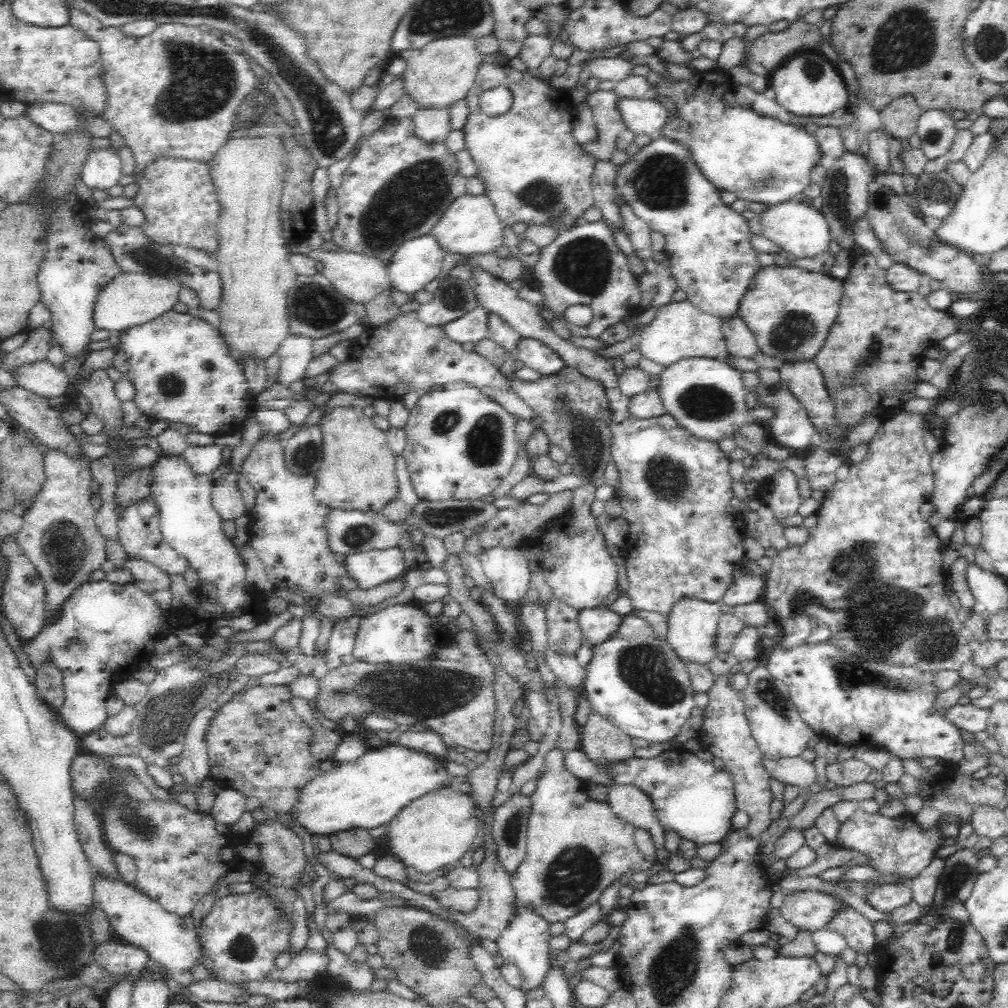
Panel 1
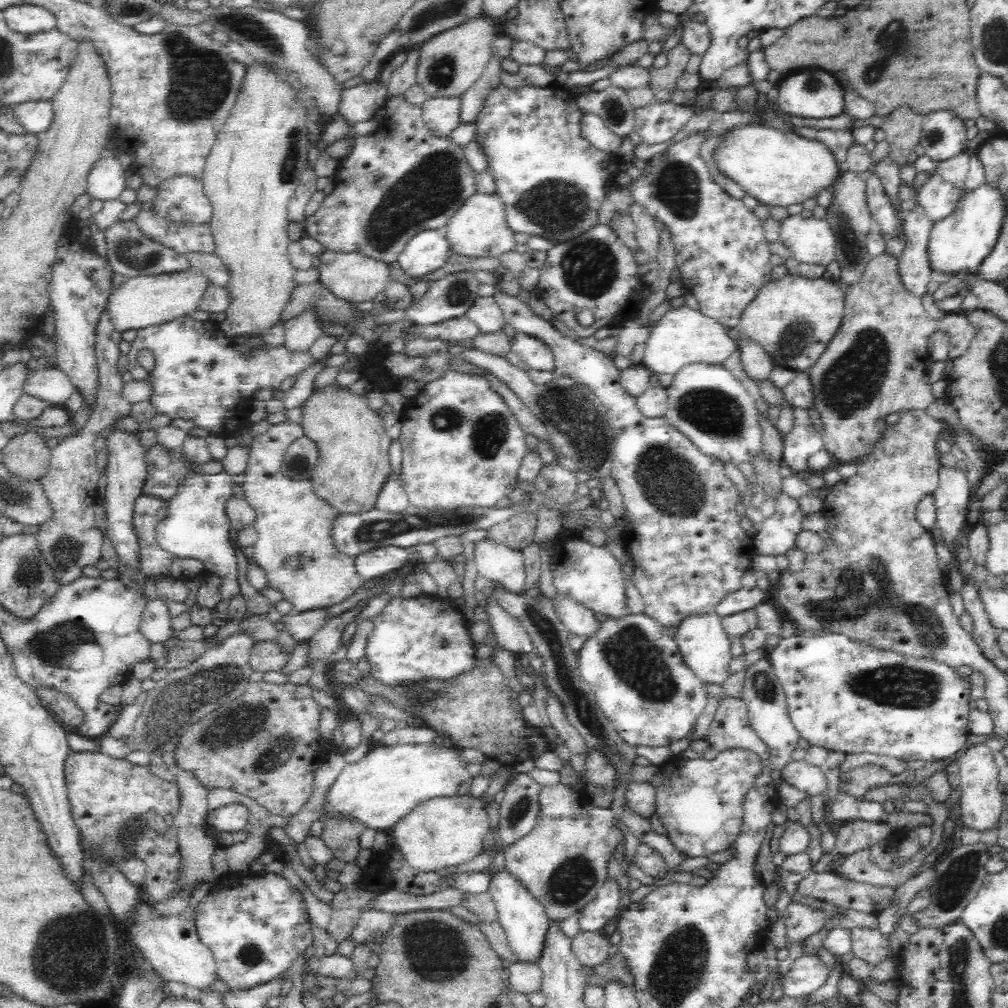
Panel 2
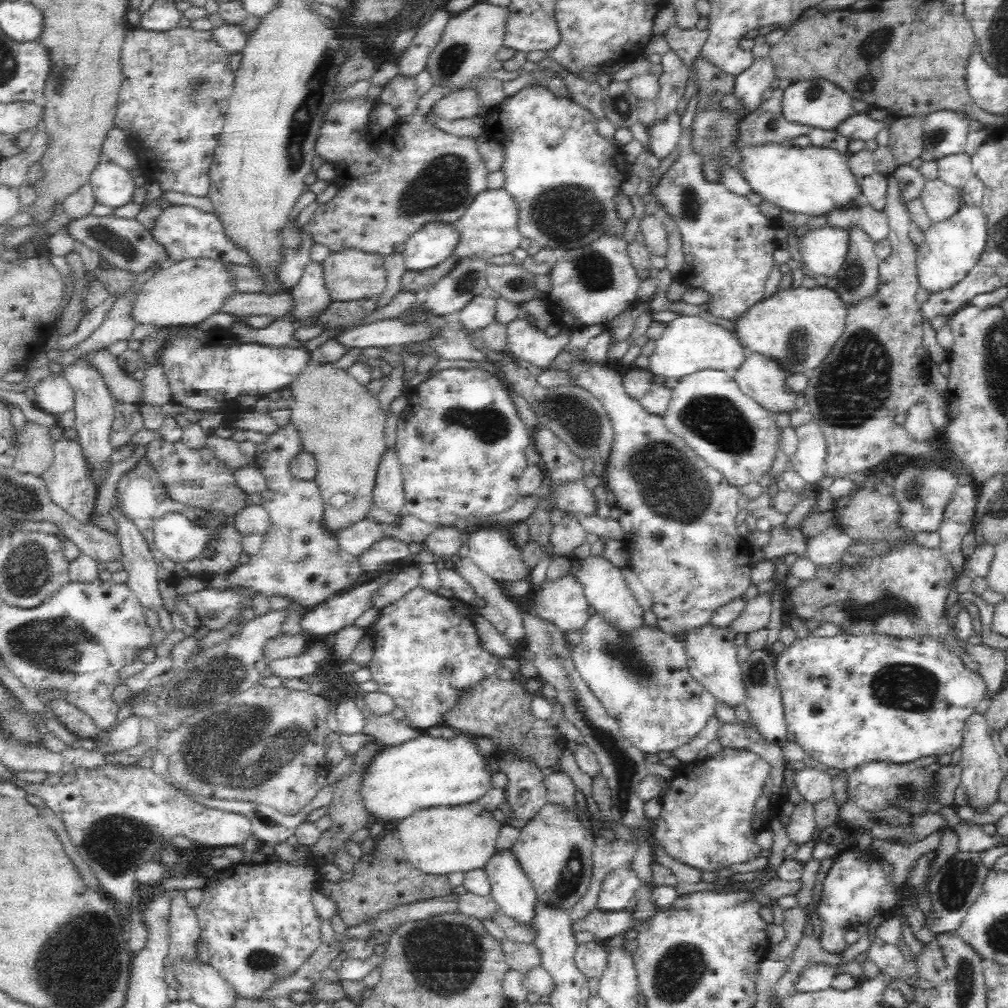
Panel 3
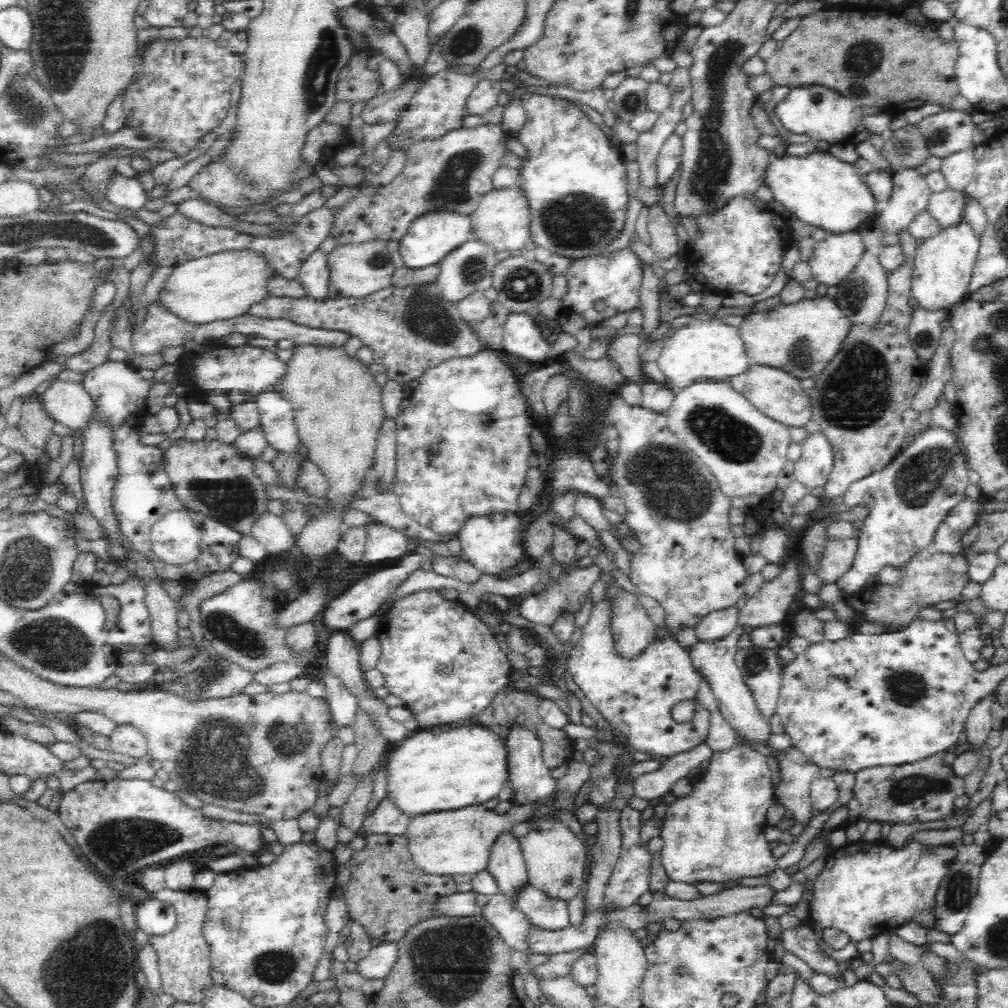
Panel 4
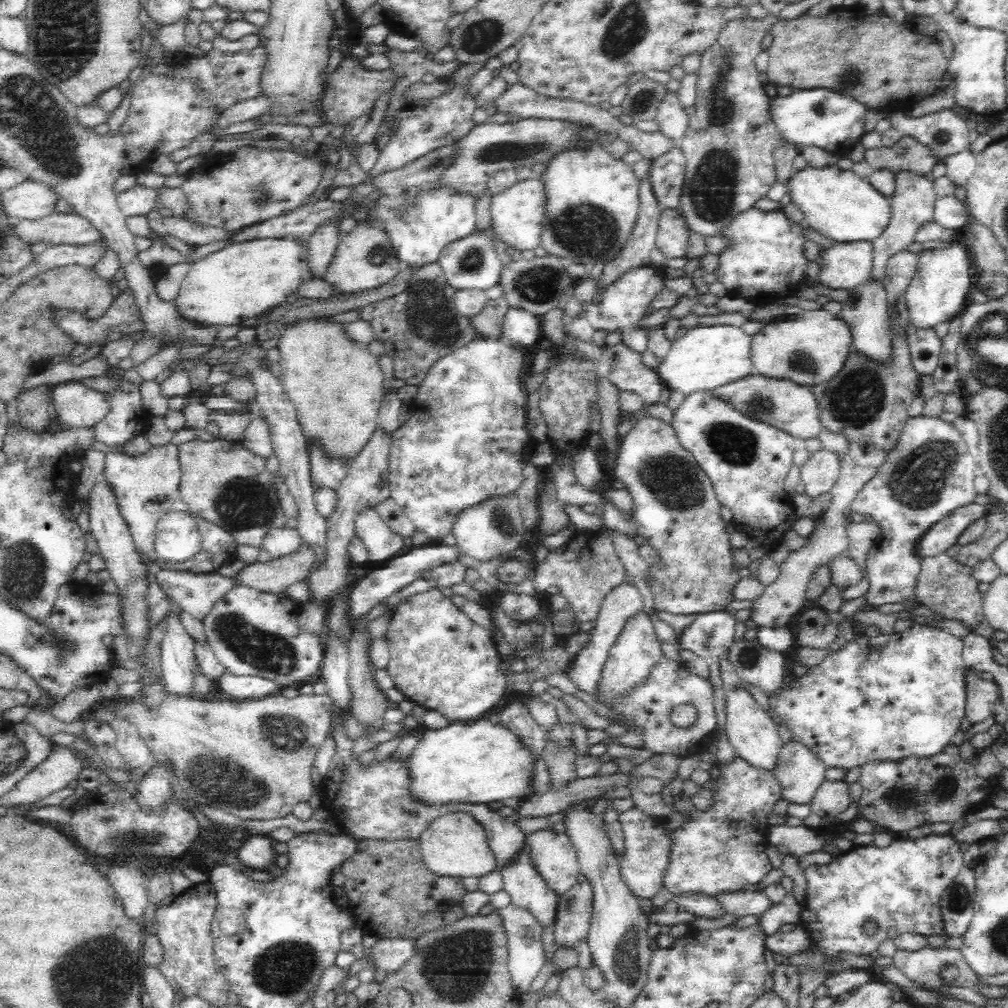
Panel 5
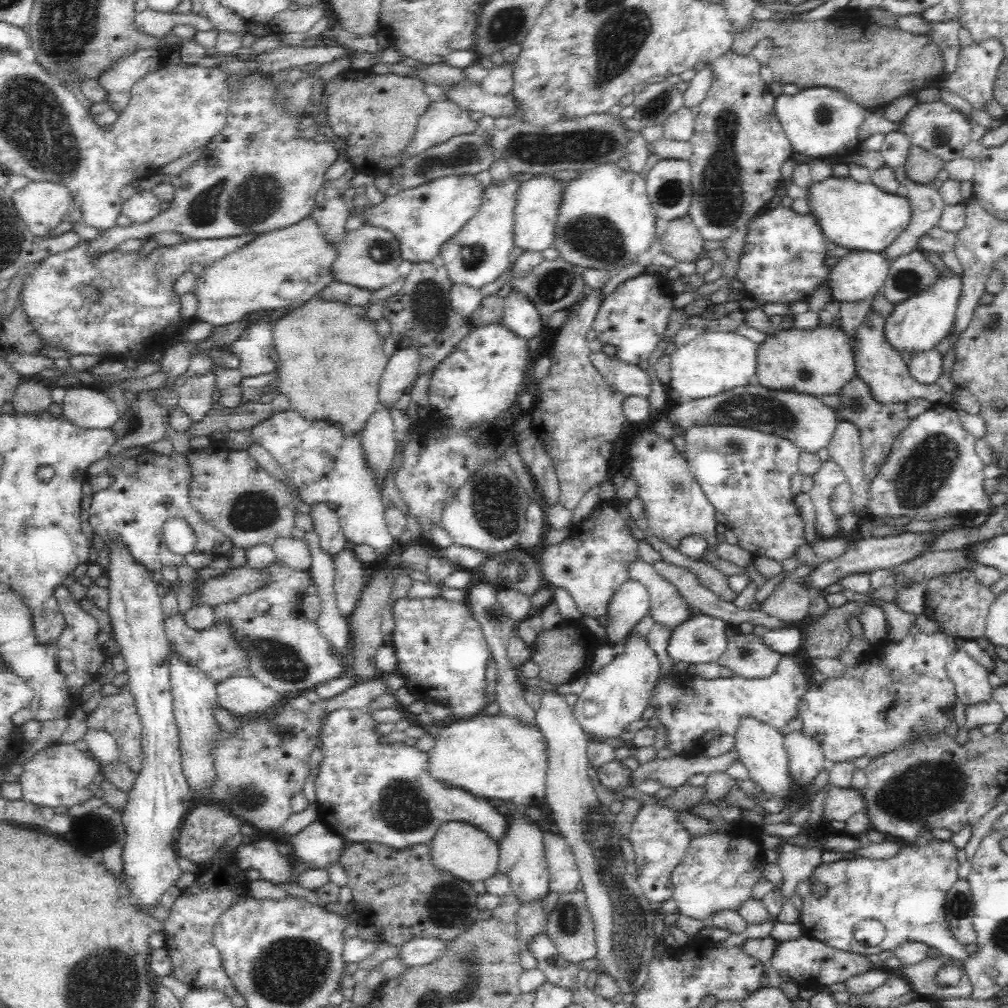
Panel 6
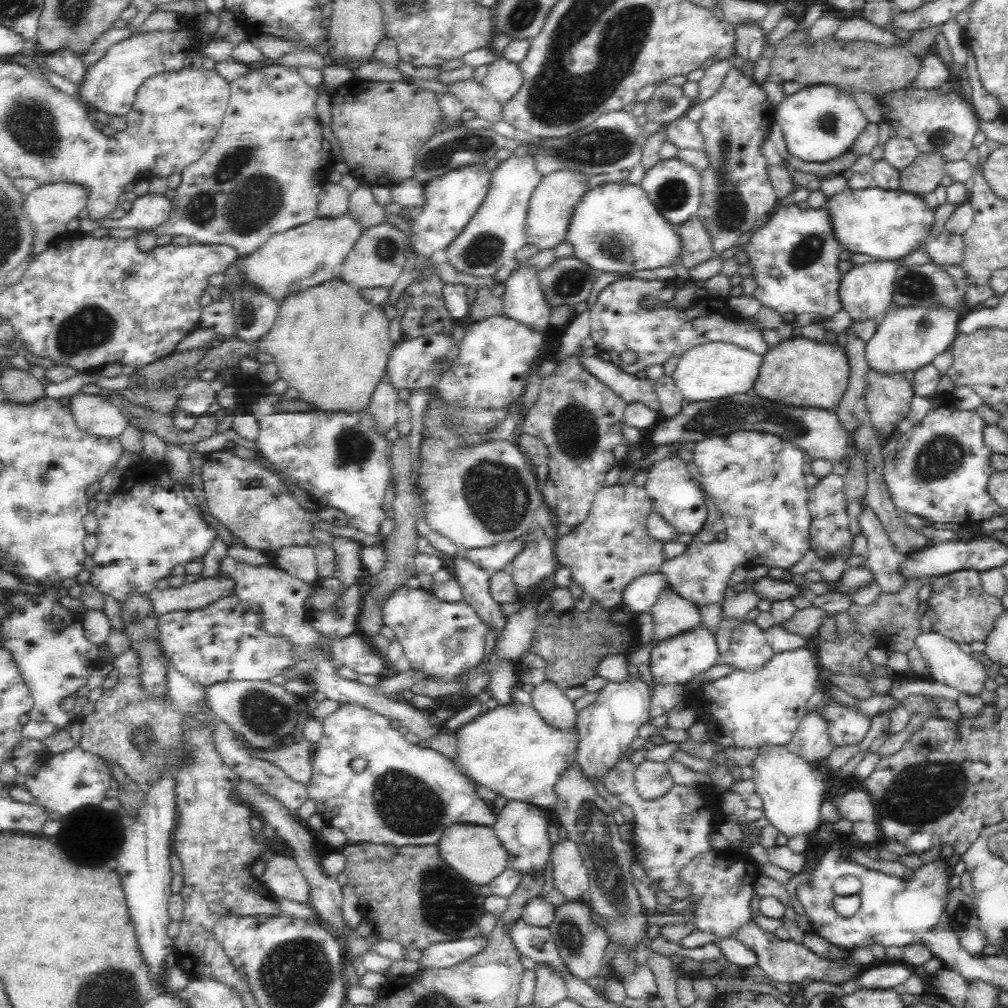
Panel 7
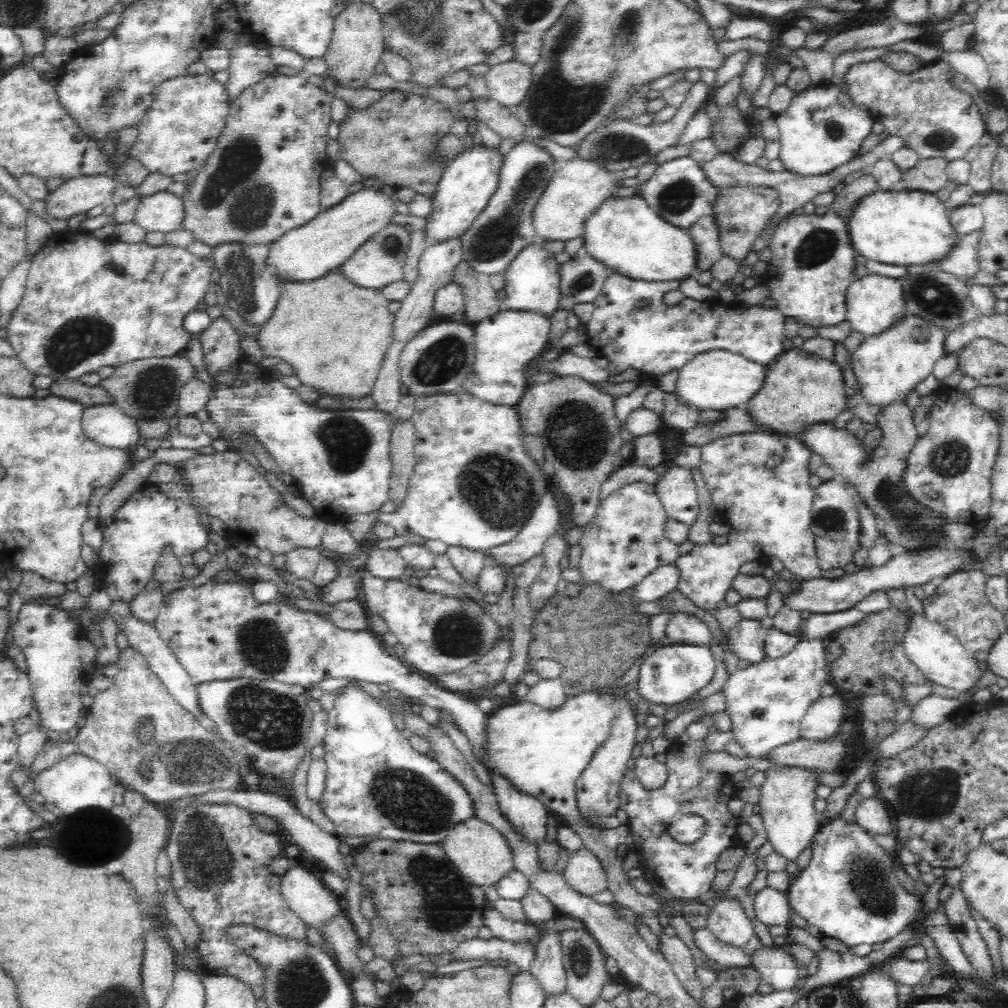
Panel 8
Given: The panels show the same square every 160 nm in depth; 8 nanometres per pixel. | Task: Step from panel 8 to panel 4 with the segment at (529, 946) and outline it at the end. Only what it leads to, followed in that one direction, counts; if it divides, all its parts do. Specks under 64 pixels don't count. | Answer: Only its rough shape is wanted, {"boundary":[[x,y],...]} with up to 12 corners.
{"boundary":[[382,941],[358,962],[365,979],[386,979],[397,942]]}

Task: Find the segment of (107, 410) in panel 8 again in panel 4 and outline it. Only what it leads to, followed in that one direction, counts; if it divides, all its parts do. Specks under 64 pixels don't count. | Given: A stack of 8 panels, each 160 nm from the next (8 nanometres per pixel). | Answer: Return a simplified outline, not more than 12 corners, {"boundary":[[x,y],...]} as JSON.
{"boundary":[[57,380],[40,395],[44,410],[73,430],[95,414],[83,383]]}

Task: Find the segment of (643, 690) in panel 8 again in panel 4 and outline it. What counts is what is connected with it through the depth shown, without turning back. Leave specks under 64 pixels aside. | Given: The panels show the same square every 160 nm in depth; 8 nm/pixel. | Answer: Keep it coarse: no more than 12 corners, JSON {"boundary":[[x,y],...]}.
{"boundary":[[738,608],[707,614],[697,642],[720,640],[738,625]]}

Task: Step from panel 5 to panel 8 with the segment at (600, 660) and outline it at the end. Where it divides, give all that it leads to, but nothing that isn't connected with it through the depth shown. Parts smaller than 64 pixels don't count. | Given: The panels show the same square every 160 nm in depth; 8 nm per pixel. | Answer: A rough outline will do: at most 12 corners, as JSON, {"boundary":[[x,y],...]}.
{"boundary":[[675,562],[663,564],[635,587],[643,602],[662,600],[678,589]]}

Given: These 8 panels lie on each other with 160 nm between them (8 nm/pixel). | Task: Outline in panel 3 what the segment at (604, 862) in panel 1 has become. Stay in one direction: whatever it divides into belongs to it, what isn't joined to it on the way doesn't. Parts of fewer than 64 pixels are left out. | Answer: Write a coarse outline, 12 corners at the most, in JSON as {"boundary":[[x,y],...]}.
{"boundary":[[546,803],[511,847],[537,900],[571,909],[592,878],[593,835]]}

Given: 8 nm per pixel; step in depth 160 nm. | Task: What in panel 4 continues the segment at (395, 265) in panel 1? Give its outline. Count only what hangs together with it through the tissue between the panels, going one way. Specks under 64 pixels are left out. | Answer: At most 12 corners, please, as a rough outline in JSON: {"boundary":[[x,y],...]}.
{"boundary":[[424,212],[399,240],[403,266],[440,263],[468,242],[471,215]]}

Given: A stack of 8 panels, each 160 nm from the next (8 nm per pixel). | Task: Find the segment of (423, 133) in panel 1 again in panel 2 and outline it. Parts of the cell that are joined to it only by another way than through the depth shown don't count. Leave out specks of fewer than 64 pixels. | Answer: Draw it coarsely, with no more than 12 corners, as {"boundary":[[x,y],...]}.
{"boundary":[[461,96],[430,98],[422,119],[438,136],[462,123]]}

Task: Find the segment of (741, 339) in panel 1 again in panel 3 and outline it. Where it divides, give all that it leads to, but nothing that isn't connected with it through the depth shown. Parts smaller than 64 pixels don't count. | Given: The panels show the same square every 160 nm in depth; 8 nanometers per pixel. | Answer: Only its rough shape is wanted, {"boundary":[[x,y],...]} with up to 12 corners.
{"boundary":[[747,353],[731,373],[739,389],[777,413],[806,411],[804,392],[786,386],[787,370]]}

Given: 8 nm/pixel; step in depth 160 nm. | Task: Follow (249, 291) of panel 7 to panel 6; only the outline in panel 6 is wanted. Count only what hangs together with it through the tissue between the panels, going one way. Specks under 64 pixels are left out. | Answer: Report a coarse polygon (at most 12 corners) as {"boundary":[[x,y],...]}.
{"boundary":[[248,312],[244,332],[223,350],[240,359],[243,377],[272,372],[273,322]]}

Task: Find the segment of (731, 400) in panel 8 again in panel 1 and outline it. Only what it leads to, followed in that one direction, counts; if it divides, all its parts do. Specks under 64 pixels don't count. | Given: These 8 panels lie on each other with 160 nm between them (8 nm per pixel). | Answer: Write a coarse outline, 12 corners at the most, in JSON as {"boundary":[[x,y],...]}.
{"boundary":[[688,300],[662,305],[643,328],[642,356],[725,362],[717,316]]}

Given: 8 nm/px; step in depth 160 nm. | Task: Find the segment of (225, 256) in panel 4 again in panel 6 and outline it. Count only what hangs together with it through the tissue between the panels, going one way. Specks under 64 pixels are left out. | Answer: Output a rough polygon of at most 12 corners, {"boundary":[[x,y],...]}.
{"boundary":[[310,216],[197,278],[212,326],[294,307],[333,280],[338,242]]}

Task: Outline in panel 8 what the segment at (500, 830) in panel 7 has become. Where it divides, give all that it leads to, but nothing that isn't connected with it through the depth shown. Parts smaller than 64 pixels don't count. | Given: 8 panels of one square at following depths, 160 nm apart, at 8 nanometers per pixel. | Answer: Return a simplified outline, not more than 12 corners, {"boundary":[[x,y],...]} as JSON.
{"boundary":[[252,581],[184,585],[155,618],[195,684],[387,684],[451,714],[506,820],[546,838],[548,809],[485,766],[487,714],[366,630]]}

